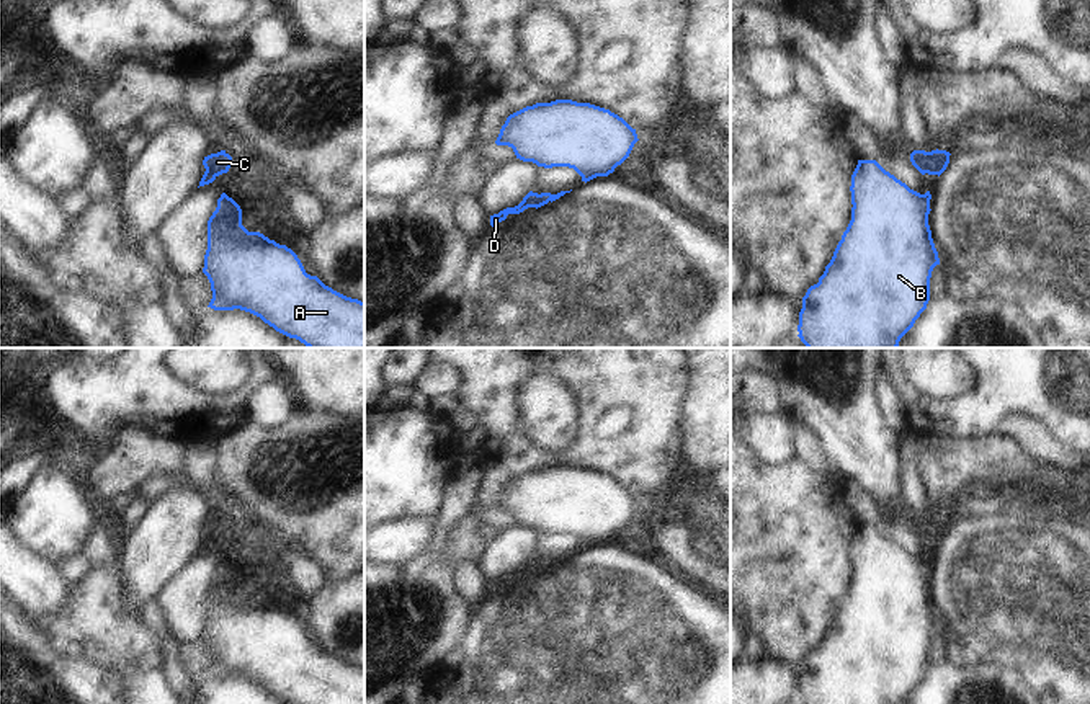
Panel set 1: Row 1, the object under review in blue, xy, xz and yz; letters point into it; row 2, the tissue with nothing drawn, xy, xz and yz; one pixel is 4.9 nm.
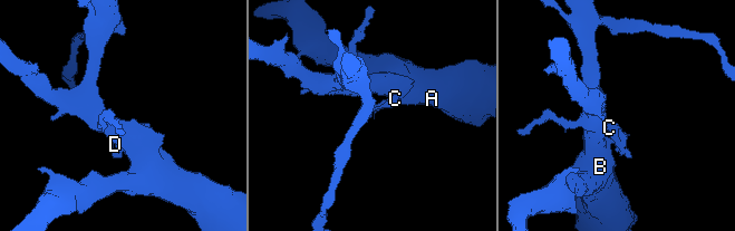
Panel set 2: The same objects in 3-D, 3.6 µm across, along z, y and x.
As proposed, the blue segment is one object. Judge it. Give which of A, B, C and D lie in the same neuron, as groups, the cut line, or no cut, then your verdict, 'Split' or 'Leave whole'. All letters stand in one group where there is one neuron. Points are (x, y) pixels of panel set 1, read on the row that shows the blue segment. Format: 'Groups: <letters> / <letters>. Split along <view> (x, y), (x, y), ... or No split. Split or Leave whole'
Groups: A B / C D. Split along xz (590, 178), (582, 180). Split

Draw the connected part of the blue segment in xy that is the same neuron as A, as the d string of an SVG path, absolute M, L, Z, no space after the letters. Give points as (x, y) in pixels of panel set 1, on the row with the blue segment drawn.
M226 193L208 221L208 250L203 273L211 283L214 310L240 309L260 317L276 332L307 348L364 348L364 302L346 297L306 273L297 255L242 225L242 209Z

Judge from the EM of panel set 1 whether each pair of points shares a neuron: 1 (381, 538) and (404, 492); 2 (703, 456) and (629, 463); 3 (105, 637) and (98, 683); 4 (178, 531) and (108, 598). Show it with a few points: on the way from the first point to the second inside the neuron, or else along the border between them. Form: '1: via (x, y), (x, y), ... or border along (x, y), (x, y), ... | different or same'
1: border along (428, 521), (422, 518), (394, 518), (381, 523) | different
2: border along (679, 420), (683, 467) | different
3: border along (82, 655), (118, 673) | different
4: border along (120, 585), (123, 608), (138, 616) | different

